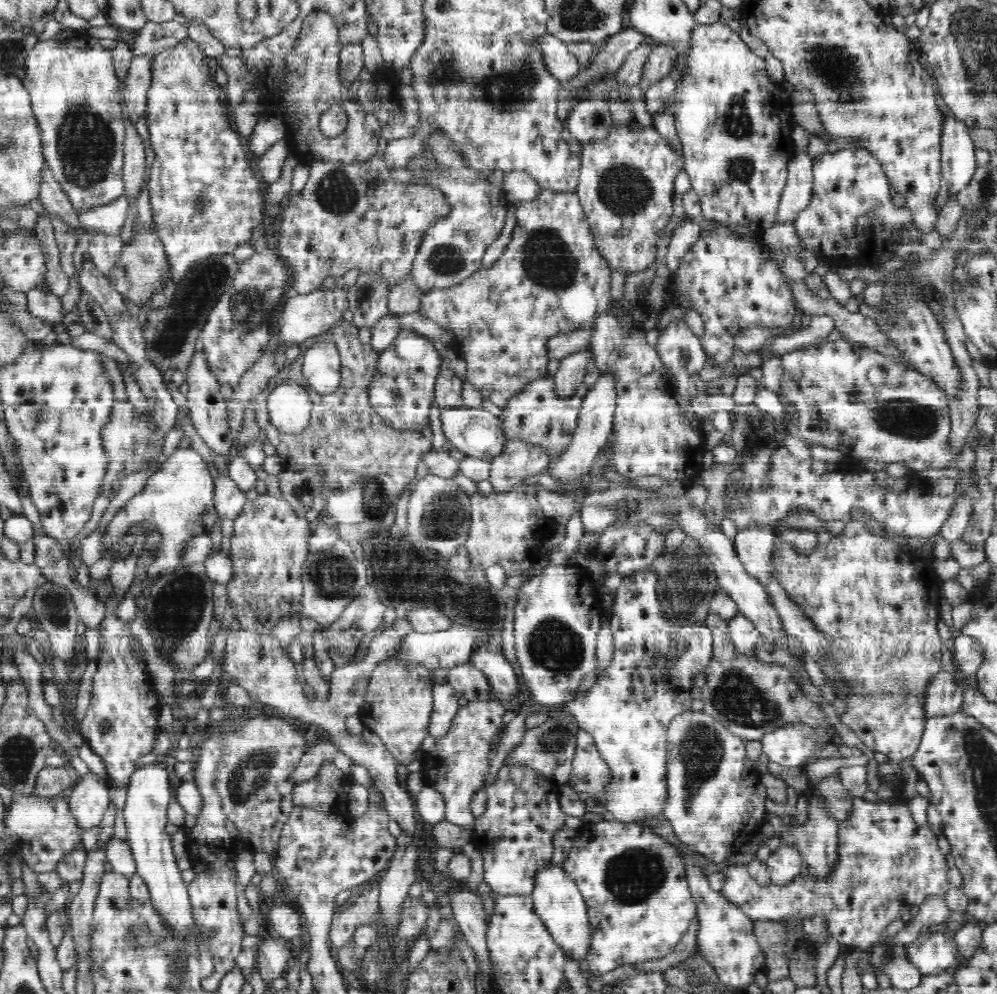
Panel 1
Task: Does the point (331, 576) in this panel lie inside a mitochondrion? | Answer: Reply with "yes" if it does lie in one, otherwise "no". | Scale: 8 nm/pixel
yes

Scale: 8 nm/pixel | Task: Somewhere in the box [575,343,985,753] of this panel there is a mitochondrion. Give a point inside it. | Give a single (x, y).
(737, 698)

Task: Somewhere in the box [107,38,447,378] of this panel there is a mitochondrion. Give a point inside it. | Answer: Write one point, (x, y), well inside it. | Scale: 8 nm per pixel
(196, 294)

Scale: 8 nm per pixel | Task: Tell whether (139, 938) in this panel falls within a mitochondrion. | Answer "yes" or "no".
yes

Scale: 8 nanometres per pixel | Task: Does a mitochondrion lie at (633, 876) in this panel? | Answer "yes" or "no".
yes

